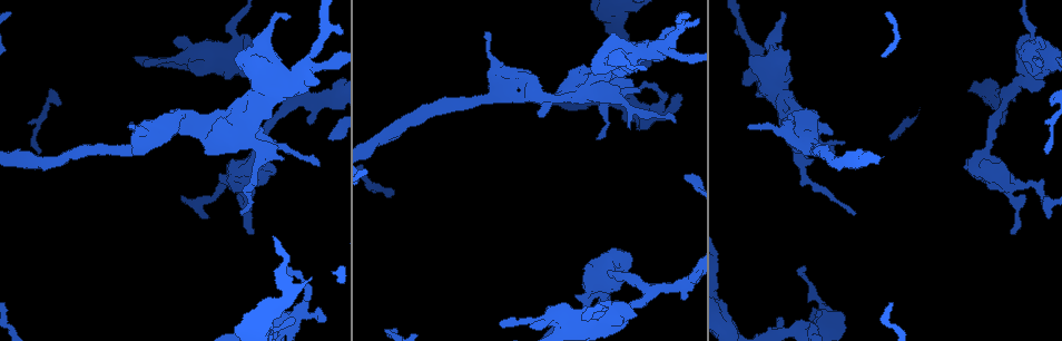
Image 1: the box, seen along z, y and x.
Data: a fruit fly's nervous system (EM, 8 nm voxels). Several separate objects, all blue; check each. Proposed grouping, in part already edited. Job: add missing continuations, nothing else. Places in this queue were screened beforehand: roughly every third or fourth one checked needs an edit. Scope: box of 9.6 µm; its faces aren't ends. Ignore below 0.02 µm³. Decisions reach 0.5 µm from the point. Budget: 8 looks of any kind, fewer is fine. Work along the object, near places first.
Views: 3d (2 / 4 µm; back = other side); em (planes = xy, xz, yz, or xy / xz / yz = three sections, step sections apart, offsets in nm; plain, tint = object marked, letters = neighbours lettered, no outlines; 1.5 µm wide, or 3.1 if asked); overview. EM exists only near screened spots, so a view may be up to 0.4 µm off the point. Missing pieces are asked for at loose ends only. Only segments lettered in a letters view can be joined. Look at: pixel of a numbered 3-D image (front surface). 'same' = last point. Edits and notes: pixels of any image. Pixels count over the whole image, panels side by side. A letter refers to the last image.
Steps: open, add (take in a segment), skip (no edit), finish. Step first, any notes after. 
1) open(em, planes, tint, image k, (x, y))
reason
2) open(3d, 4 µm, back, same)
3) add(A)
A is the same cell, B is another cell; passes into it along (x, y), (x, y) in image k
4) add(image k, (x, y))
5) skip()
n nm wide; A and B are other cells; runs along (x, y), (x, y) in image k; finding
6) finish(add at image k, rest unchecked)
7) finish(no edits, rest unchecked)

open(em, yz, step 4, letters, image 1, (134, 126))
an open end

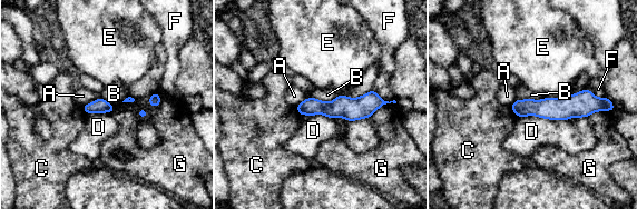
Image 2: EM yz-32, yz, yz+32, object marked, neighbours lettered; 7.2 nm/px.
open(em, xy, step 8, letters, same)

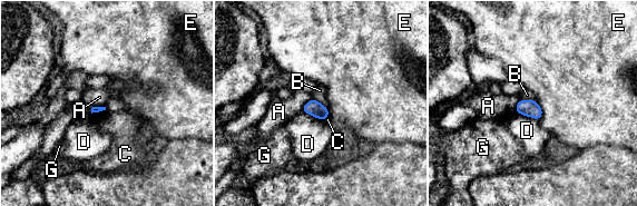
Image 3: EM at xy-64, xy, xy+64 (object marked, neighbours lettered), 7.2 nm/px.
skip()
A, B, C, D, E and G are other cells; no lettered segment goes on from it

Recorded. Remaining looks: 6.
open(em, planes, letters, image 1, (252, 230))
free end

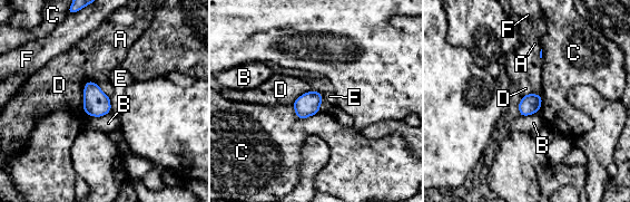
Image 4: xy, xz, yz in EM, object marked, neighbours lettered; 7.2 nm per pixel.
skip()
140 nm wide; A, B, C, D, E and F are other cells; border along (92, 80), (85, 85), (84, 112) in image 4; none of them fits

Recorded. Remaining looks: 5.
open(em, xy, step 4, letters, image 1, (819, 312))
free end

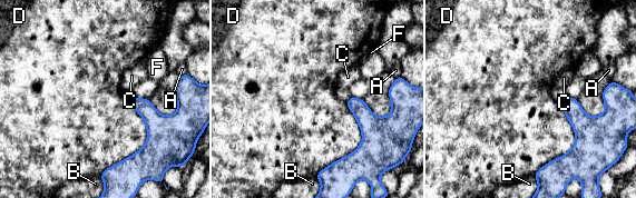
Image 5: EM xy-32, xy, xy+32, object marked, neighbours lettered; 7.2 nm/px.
open(em, xz, step 8, letters, same)
cut it another way

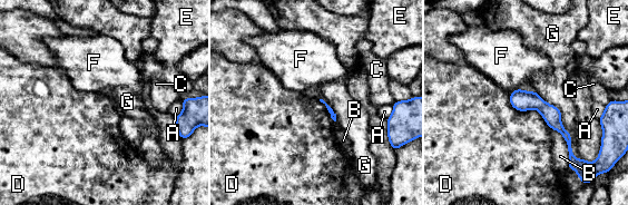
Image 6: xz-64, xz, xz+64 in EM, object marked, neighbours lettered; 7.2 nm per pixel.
skip()
A, B, C, D, E, F and G are other cells; runs along (512, 96), (536, 101), (568, 138) in image 6; none of them fits

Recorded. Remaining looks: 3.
finish(no edits, rest unchecked)

